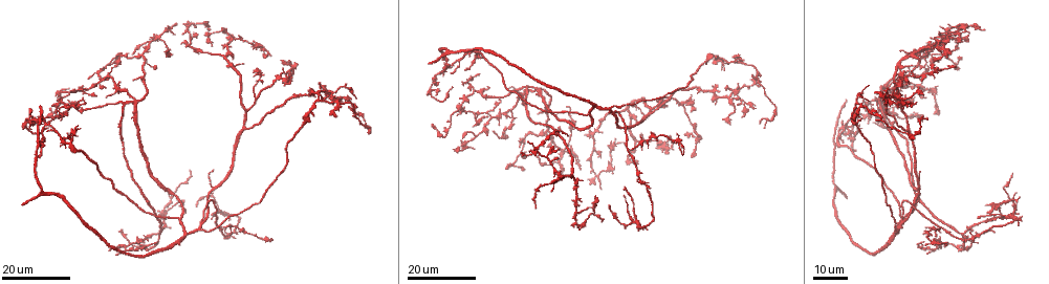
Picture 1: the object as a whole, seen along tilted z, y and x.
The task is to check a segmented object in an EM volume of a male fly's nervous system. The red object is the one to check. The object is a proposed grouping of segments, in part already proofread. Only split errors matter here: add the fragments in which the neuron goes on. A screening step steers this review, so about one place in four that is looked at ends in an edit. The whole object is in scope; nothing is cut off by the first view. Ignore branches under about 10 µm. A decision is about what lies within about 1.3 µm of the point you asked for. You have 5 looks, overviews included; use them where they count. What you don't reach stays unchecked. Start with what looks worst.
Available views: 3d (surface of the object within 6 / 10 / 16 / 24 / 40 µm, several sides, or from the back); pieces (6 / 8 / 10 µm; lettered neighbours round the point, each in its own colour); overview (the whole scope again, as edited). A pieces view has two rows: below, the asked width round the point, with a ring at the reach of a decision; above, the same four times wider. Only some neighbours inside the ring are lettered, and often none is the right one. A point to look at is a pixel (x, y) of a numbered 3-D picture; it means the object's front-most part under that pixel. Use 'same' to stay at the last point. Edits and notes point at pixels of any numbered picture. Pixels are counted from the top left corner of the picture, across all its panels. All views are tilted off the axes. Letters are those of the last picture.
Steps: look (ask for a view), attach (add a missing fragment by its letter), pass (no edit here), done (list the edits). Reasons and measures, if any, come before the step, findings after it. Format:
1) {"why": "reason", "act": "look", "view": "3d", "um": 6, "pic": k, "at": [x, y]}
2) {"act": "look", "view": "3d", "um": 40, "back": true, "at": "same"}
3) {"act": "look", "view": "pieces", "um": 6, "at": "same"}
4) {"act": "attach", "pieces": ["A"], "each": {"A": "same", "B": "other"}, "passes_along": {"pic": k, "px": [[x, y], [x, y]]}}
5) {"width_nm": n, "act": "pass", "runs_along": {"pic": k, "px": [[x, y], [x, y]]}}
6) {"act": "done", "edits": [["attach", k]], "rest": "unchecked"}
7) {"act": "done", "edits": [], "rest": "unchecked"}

{"why": "an open end", "act": "look", "view": "3d", "um": 24, "pic": 1, "at": [41, 106]}

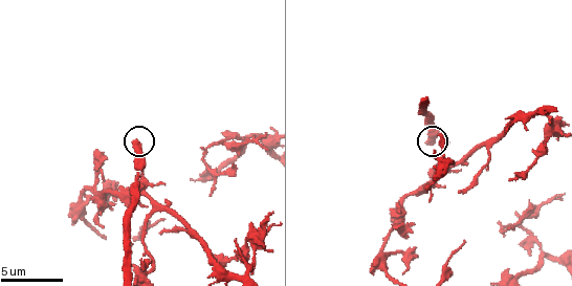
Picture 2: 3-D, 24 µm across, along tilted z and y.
{"why": "what lies round it", "act": "look", "view": "pieces", "um": 8, "pic": 2, "at": [133, 141]}

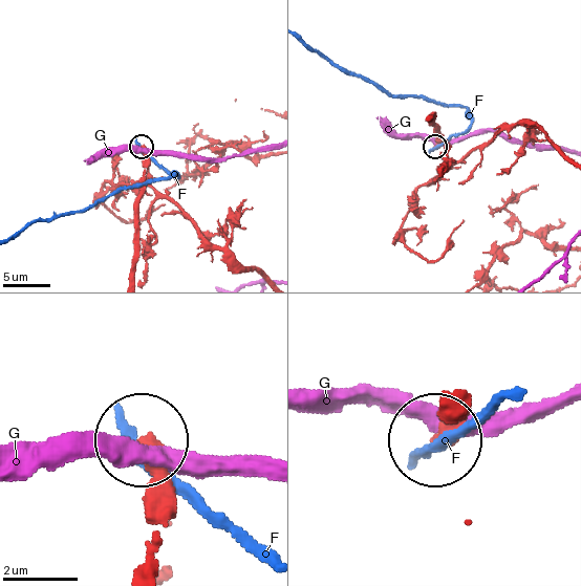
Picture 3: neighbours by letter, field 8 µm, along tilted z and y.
{"width_nm": 370, "act": "pass", "each": {"F": "other", "G": "other"}, "runs_along": {"pic": 3, "px": [[150, 563], [157, 468], [142, 441]]}, "found": "none of them fits"}

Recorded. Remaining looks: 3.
{"why": "an open end", "act": "look", "view": "3d", "um": 16, "pic": 1, "at": [995, 207]}

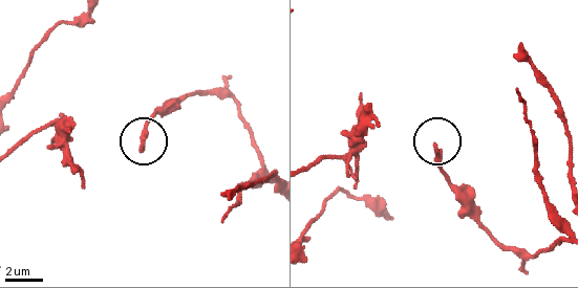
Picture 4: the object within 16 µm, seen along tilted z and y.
{"act": "look", "view": "pieces", "um": 6, "pic": 4, "at": [436, 147]}

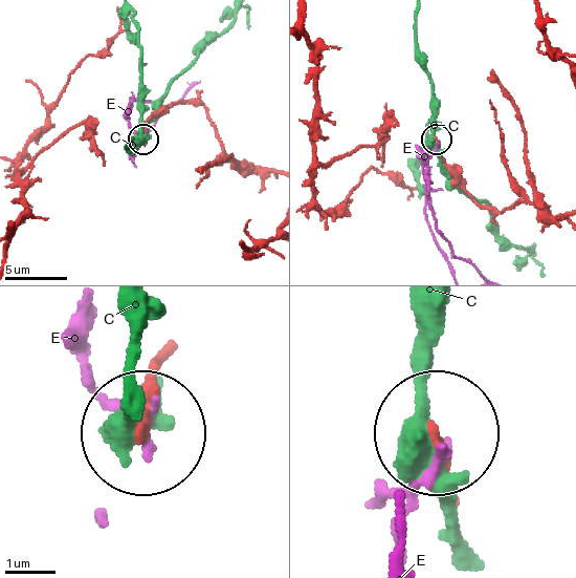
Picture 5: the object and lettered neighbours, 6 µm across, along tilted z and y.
{"act": "pass", "each": {"C": "other", "E": "other"}, "runs_along": {"pic": 5, "px": [[563, 213], [480, 204], [437, 141]]}, "found": "no lettered fragment goes on from it"}

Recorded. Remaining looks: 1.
{"act": "done", "edits": [], "rest": "unchecked"}

